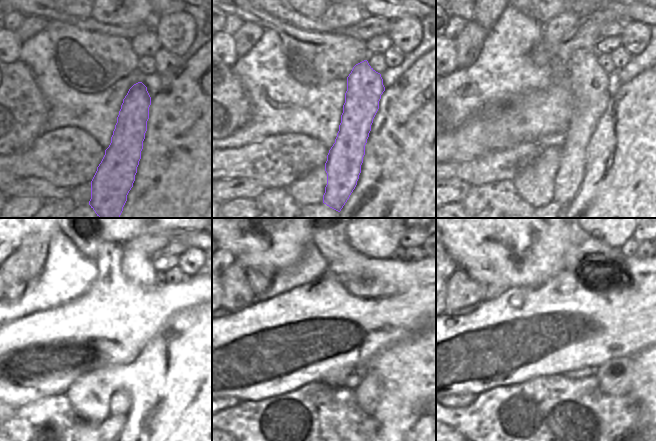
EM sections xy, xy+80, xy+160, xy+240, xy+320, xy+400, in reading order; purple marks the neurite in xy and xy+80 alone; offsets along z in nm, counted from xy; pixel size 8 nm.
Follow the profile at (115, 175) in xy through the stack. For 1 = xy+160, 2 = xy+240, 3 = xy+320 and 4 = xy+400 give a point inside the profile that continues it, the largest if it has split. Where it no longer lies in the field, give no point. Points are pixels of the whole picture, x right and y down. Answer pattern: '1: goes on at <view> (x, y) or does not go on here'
1: goes on at xy+160 (591, 87)
2: goes on at xy+240 (136, 265)
3: goes on at xy+320 (377, 238)
4: goes on at xy+400 (615, 238)

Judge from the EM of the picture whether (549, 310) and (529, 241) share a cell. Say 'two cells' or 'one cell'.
two cells

